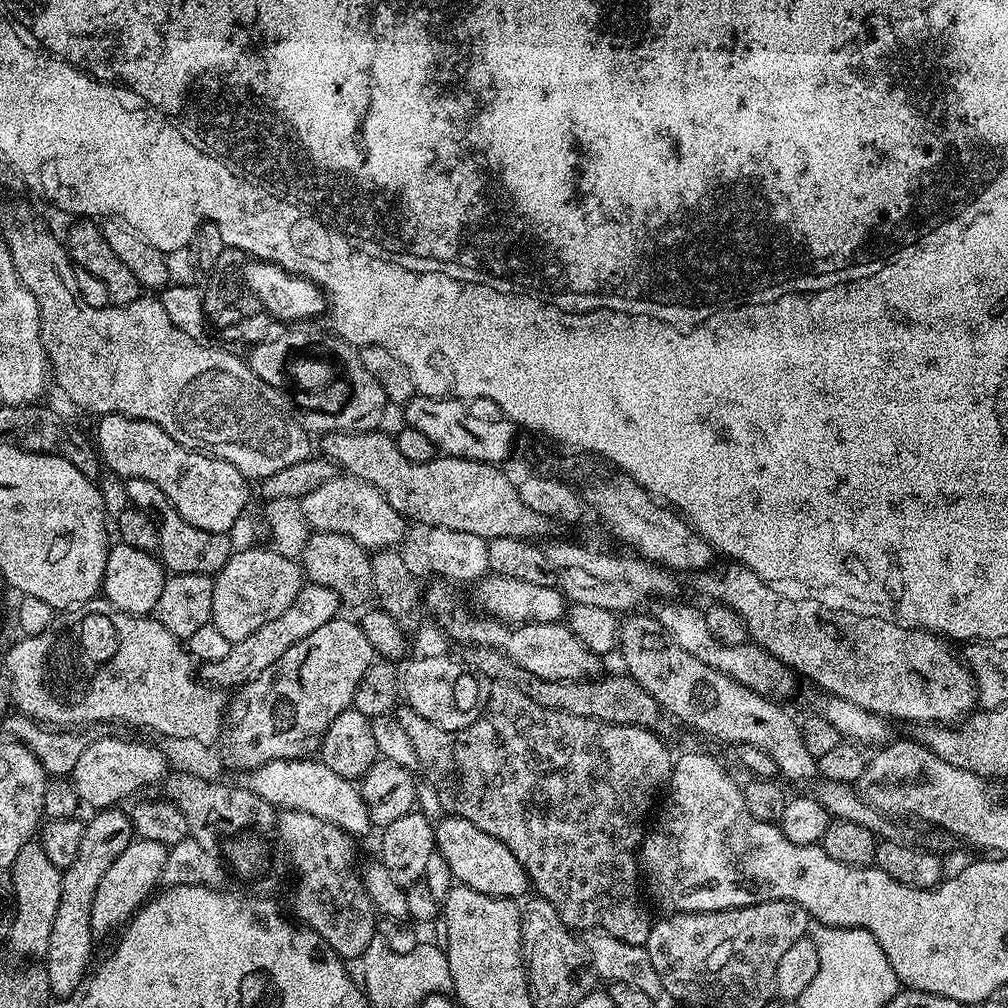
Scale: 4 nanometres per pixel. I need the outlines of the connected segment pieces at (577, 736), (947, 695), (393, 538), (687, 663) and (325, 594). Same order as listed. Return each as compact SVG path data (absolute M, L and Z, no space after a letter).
M493 683L491 688L492 701L489 704L487 701L486 711L477 716L473 724L457 732L447 732L434 726L426 718L422 718L422 714L407 706L397 707L394 713L394 719L400 723L400 732L408 739L408 744L412 747L412 752L416 755L416 760L420 763L420 768L424 771L424 776L428 779L437 802L445 808L443 811L447 815L466 818L466 822L474 822L478 830L486 830L486 834L498 838L498 842L505 844L510 854L514 854L514 858L518 858L520 865L528 871L528 879L534 892L536 888L535 895L548 902L550 906L554 906L554 910L558 910L558 918L562 918L566 927L573 930L605 932L627 944L647 945L654 916L648 913L648 908L644 905L645 897L642 895L642 873L638 867L638 853L640 842L646 835L644 819L647 818L656 795L658 800L662 789L672 779L673 753L668 753L667 746L655 736L657 733L653 729L639 728L636 724L607 724L597 719L591 720L550 710L546 706L538 706L534 698L526 698L522 690L509 684Z
M735 562L727 565L721 572L712 572L713 570L701 570L695 573L696 588L704 596L709 596L709 601L725 604L730 610L734 610L742 618L742 622L746 626L751 643L758 644L760 647L768 651L771 656L778 658L787 668L792 669L793 673L805 676L808 680L813 680L818 687L828 696L837 696L846 702L854 702L854 706L862 706L866 710L873 712L875 716L882 716L894 720L912 720L913 725L918 724L939 724L941 726L952 726L957 722L972 715L978 704L976 695L976 683L972 677L972 671L968 669L967 663L959 655L952 653L953 645L949 643L945 637L935 633L928 632L922 628L908 628L902 622L897 622L892 618L885 618L880 614L854 614L846 610L838 610L837 608L828 608L824 604L820 604L816 600L807 598L797 598L792 596L779 596L779 591L774 590L773 585L763 580L758 574L754 574L749 568L745 568L743 564Z
M337 474L330 482L322 482L322 486L300 497L299 501L309 529L346 534L367 550L392 550L403 541L406 531L404 517L390 506L390 502L386 502L374 485L354 476Z
M640 614L625 615L620 626L618 652L624 655L623 671L636 680L650 698L658 701L667 715L669 712L686 727L704 736L725 740L729 746L749 744L770 754L777 773L788 780L817 779L816 757L806 750L806 742L802 742L801 721L795 720L780 705L783 703L760 696L737 680L714 670L714 666L698 662L694 654L686 654L678 642L670 639L655 615L636 615Z
M305 583L298 598L294 598L292 605L282 614L278 614L274 622L266 622L266 626L254 630L250 638L242 638L242 642L232 646L226 658L203 665L203 679L221 690L235 690L241 684L250 683L262 674L262 670L274 666L274 662L278 662L278 658L282 658L282 654L286 654L286 650L290 650L294 642L302 642L302 638L306 638L306 634L314 634L318 626L326 626L326 622L337 619L339 612L336 611L339 608L342 608L342 603L338 593L324 585Z

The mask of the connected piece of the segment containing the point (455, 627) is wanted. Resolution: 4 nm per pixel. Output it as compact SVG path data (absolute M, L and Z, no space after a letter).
M448 582L427 585L422 596L425 609L436 619L436 624L452 640L457 640L463 646L478 648L496 648L504 652L522 670L530 670L530 674L538 674L543 680L591 680L601 675L601 657L591 652L579 640L567 623L558 624L505 624L495 616L471 612L464 605L464 600L455 592Z

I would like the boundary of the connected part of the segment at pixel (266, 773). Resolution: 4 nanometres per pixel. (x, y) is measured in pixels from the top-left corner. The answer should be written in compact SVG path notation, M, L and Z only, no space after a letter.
M318 758L271 760L262 766L243 773L242 787L254 794L258 794L258 798L266 798L266 802L270 802L272 807L277 810L305 812L314 818L322 818L326 822L338 826L343 832L347 832L353 838L366 835L368 828L370 829L368 807L364 805L364 800L360 797L357 785L342 774L334 774L334 770L330 770L330 766L326 766Z

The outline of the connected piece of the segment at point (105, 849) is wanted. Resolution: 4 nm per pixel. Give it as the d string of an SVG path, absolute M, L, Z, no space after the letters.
M120 806L101 808L93 815L96 817L92 821L89 819L85 823L82 846L78 846L78 858L74 858L74 862L70 862L70 866L63 869L62 898L58 898L58 910L54 913L54 927L50 929L48 954L42 960L50 978L53 997L72 995L75 997L89 975L88 963L92 960L94 939L90 906L94 906L94 893L98 890L98 882L102 882L102 874L110 870L114 858L118 858L118 854L122 854L122 850L126 850L126 846L134 839L132 817L122 809Z

